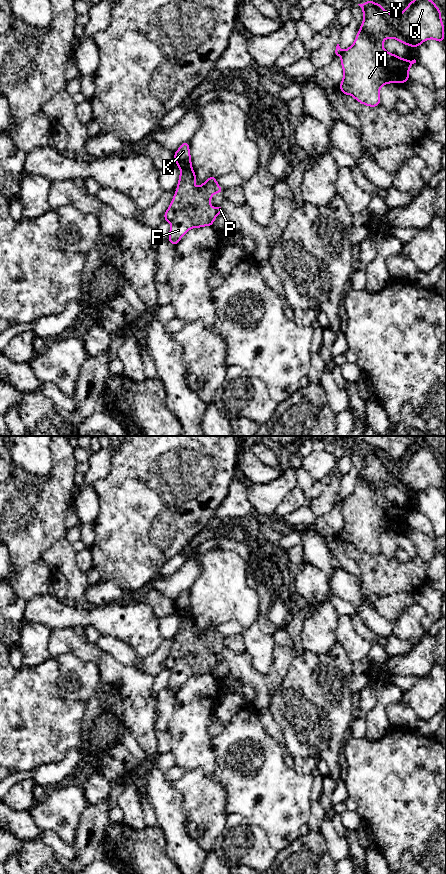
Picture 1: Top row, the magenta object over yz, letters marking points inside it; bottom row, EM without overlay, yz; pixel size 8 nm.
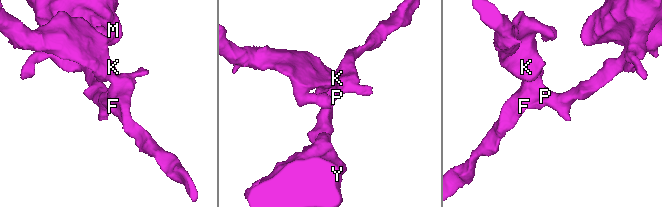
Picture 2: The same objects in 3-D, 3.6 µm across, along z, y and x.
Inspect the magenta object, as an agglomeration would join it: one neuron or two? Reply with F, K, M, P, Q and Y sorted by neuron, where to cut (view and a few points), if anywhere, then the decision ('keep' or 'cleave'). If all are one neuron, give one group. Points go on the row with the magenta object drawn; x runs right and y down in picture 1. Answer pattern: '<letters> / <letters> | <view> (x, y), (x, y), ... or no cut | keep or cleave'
F M P Q Y / K | yz (181, 169), (189, 169), (192, 172) | cleave

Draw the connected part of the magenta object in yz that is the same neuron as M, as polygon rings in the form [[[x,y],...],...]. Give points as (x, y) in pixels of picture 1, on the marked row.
[[[369,0],[358,4],[364,14],[363,23],[358,30],[352,46],[342,51],[337,44],[334,57],[341,56],[341,65],[344,76],[339,88],[342,94],[349,94],[361,104],[376,107],[380,105],[380,88],[388,83],[404,83],[409,78],[409,68],[416,60],[406,60],[391,54],[383,48],[383,41],[394,38],[401,43],[414,47],[422,44],[428,39],[435,39],[442,43],[444,41],[444,25],[441,20],[441,12],[432,0],[413,0],[398,15],[385,11],[383,6]]]

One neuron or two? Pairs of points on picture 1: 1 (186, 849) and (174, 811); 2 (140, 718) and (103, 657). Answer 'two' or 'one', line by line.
1: one
2: one

